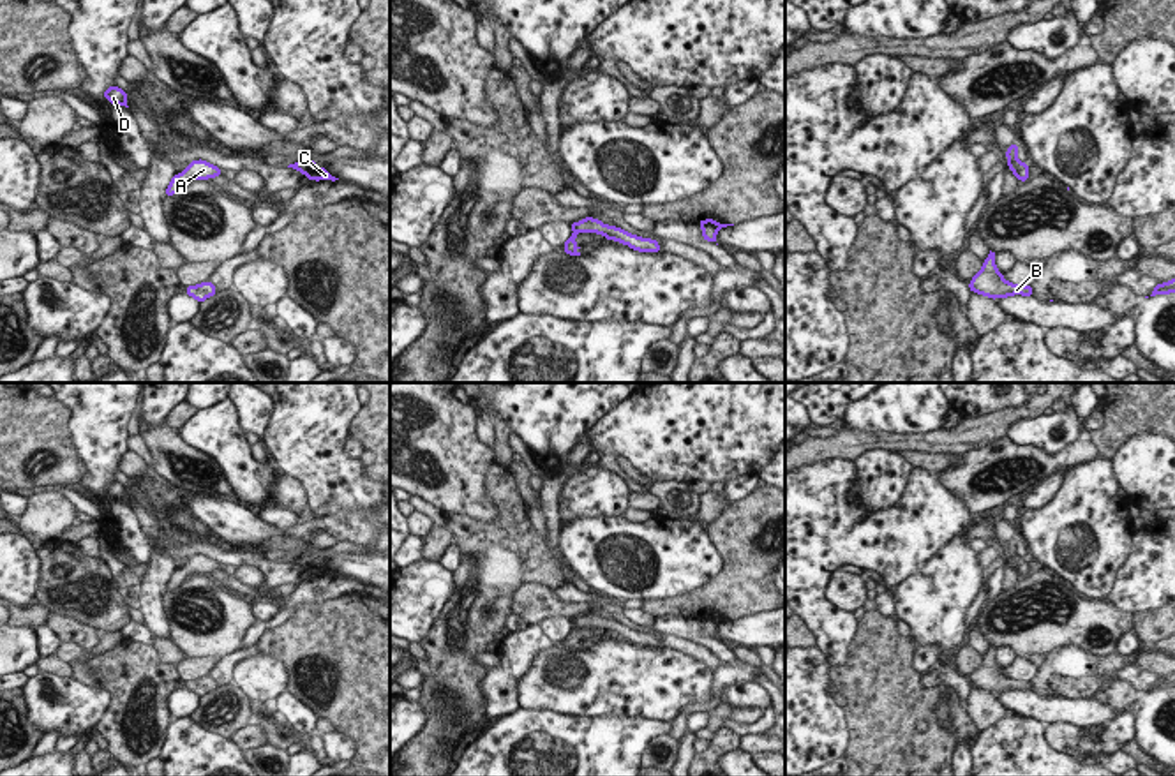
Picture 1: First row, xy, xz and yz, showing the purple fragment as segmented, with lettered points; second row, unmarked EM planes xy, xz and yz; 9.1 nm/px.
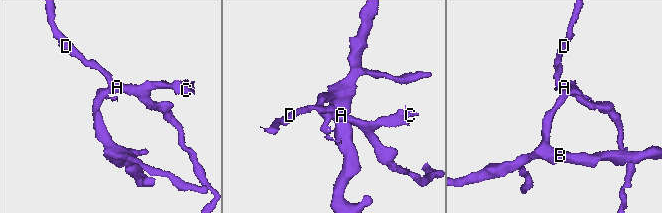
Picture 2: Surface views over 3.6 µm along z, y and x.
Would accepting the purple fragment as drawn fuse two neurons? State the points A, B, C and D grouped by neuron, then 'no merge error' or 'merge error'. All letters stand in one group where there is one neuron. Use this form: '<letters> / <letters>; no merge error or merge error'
A B C D; no merge error

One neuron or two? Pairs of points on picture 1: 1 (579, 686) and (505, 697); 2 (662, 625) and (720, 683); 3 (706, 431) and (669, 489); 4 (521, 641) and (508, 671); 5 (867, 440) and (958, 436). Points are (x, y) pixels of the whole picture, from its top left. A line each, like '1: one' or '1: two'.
1: two
2: two
3: two
4: one
5: one

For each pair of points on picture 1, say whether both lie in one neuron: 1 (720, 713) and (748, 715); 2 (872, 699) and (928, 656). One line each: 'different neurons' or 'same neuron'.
1: same neuron
2: different neurons

